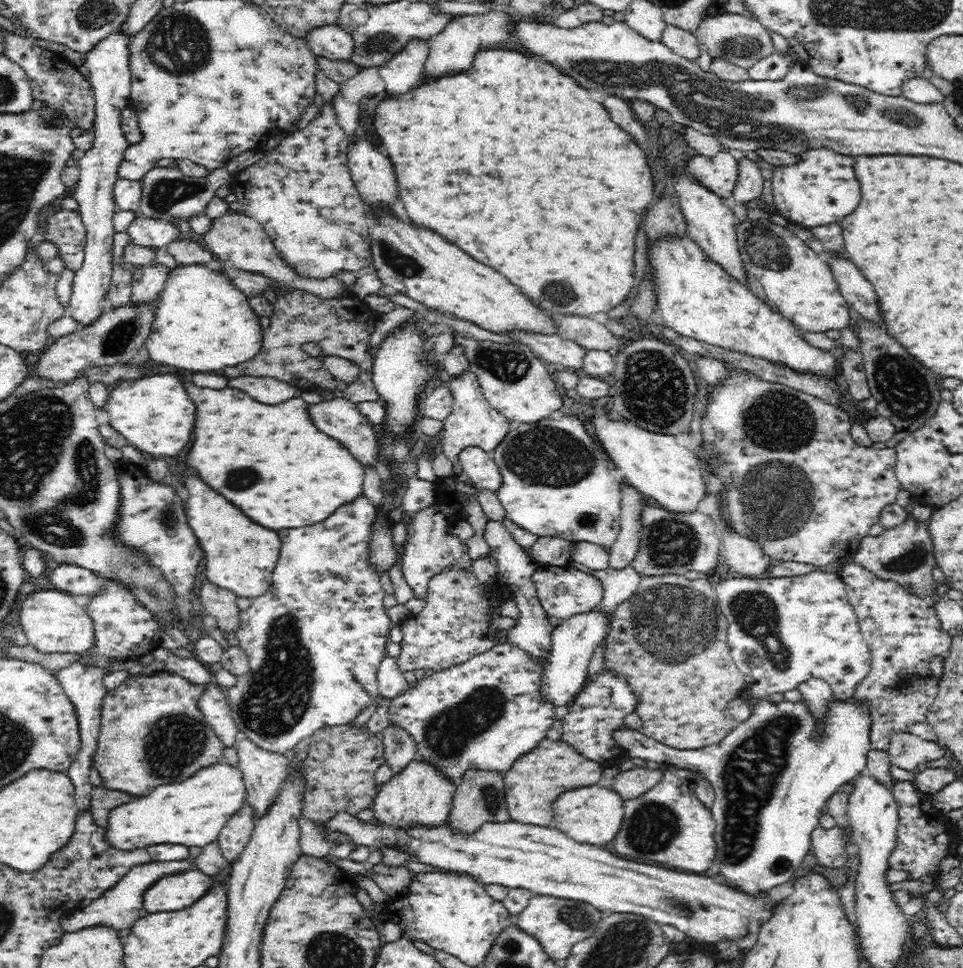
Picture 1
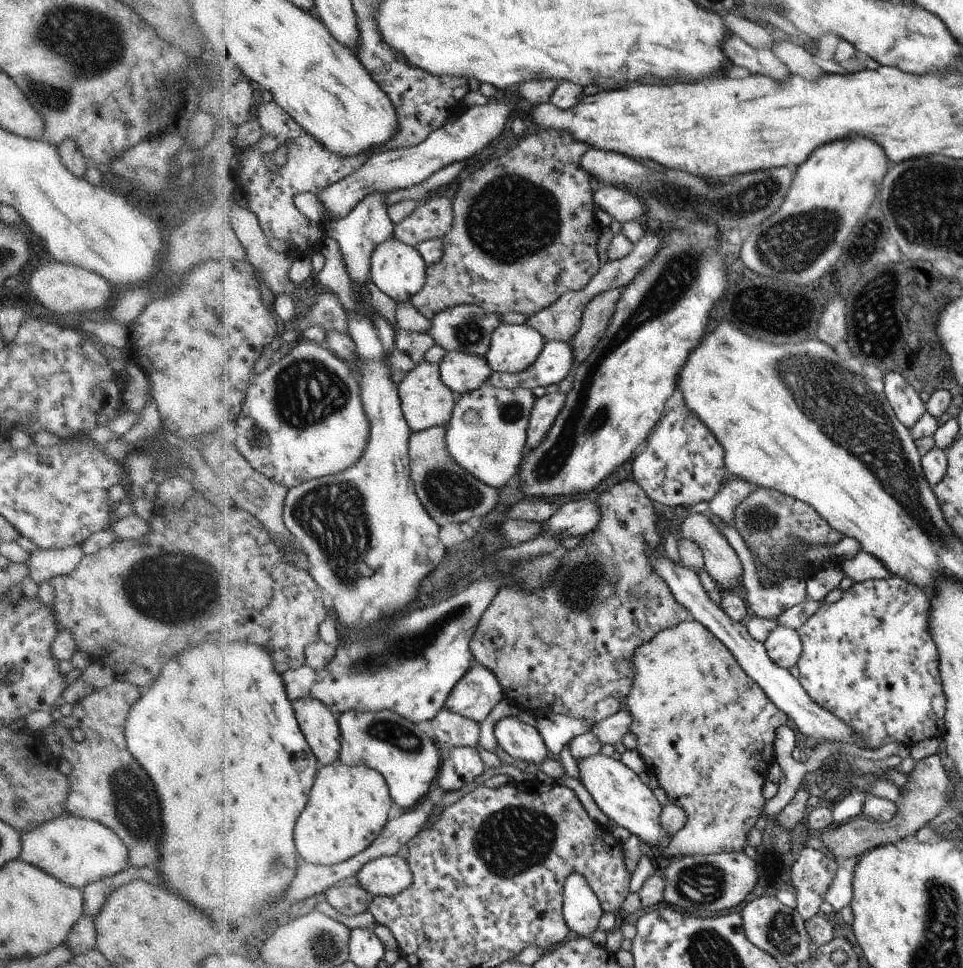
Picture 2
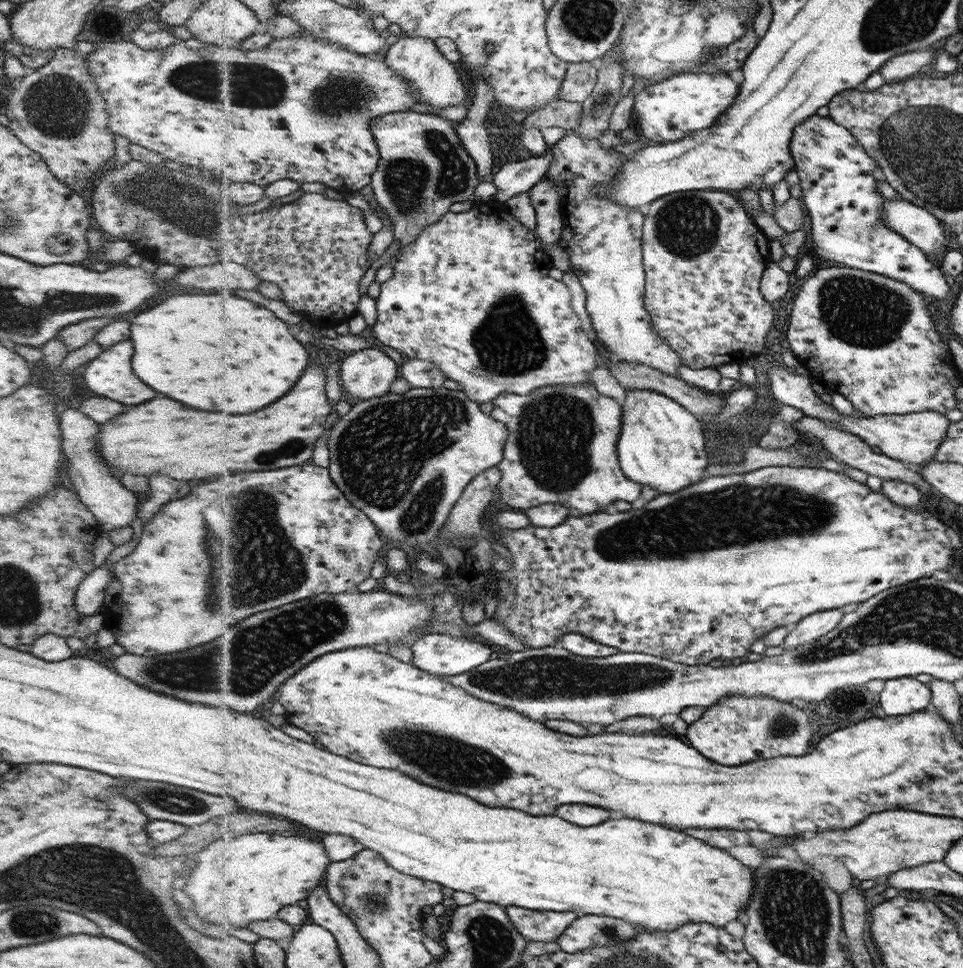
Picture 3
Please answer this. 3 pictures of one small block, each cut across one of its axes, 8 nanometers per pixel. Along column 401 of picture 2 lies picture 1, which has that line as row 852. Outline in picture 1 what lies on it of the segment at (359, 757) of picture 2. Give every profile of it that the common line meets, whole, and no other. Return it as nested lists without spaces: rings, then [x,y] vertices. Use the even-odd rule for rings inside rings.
[[[762,700],[750,719],[736,724],[735,730],[718,744],[698,750],[670,748],[658,740],[624,725],[611,730],[612,740],[628,753],[630,758],[643,758],[667,763],[680,769],[706,773],[714,787],[711,811],[716,821],[714,837],[716,850],[714,869],[718,870],[722,885],[750,898],[767,896],[770,890],[790,881],[801,867],[811,844],[811,830],[826,808],[827,800],[862,770],[866,770],[866,754],[871,746],[867,737],[868,719],[863,708],[839,701],[832,706],[831,726],[823,744],[812,744],[807,734],[812,732],[812,719],[801,703],[782,701],[778,704]]]

